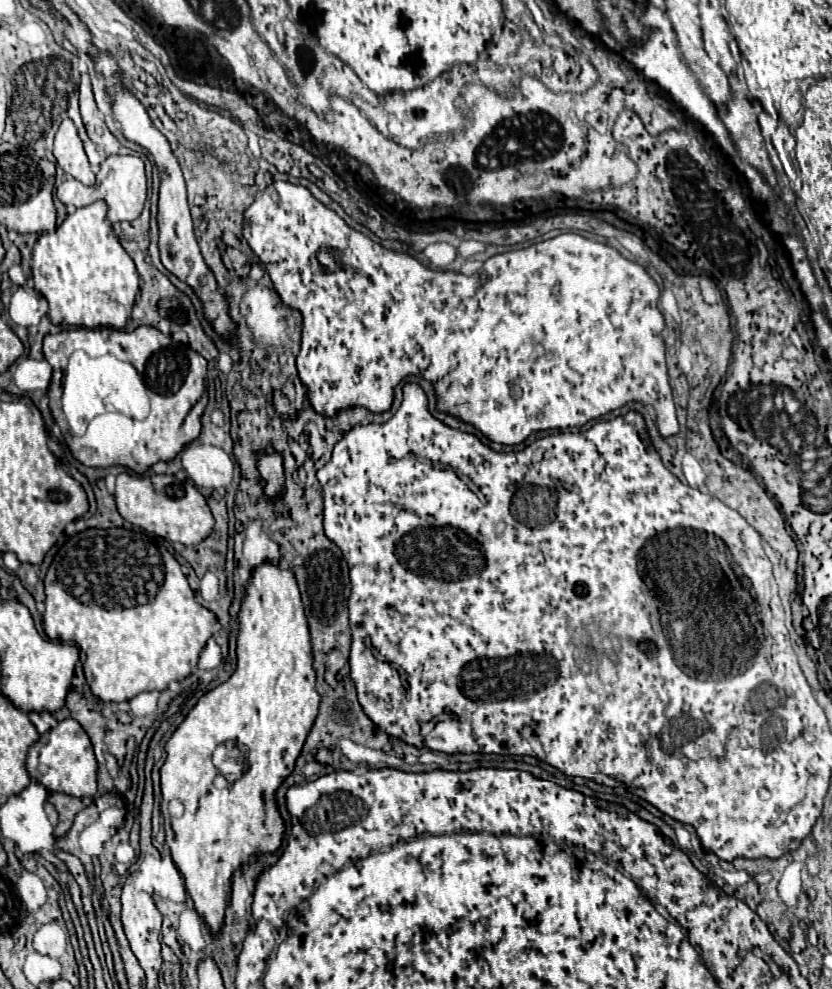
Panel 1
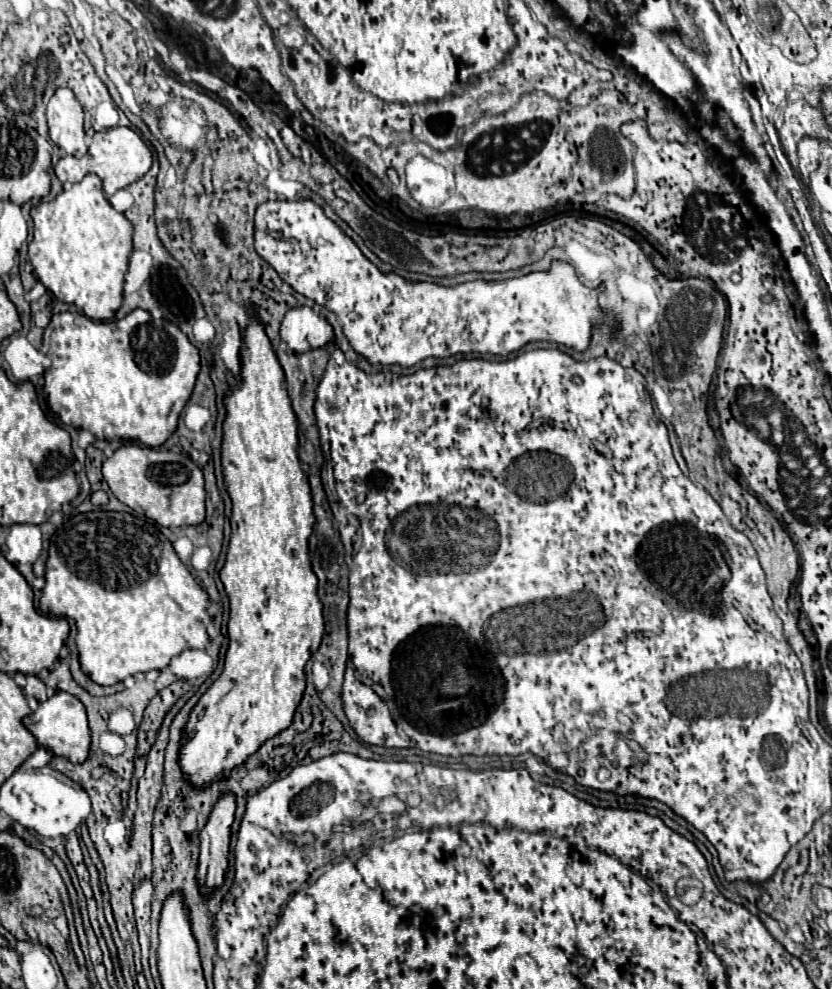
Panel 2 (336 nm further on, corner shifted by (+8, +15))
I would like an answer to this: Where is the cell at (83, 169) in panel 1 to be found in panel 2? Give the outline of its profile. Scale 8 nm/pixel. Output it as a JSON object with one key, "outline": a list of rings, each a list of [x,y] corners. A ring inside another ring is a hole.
{"outline":[[[56,89],[48,103],[46,117],[50,127],[50,139],[68,155],[82,157],[88,149],[84,133],[84,113],[72,89]]]}

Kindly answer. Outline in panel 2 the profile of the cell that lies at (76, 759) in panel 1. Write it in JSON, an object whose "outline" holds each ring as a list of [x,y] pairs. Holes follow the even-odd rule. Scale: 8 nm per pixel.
{"outline":[[[56,691],[50,699],[40,703],[40,707],[22,719],[24,727],[36,737],[38,745],[50,751],[52,755],[60,755],[70,759],[72,763],[84,763],[90,749],[90,729],[86,721],[86,707],[74,695]]]}

